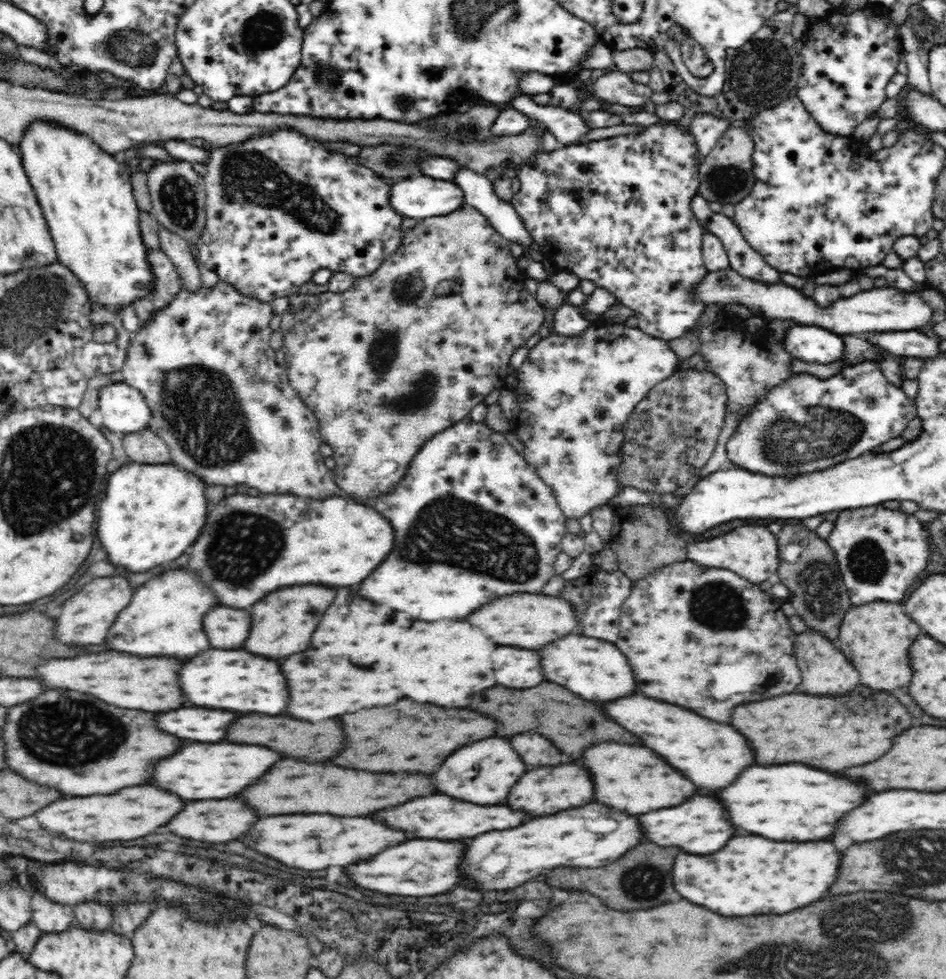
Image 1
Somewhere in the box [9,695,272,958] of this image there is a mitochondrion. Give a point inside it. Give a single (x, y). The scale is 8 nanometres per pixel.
(96, 728)

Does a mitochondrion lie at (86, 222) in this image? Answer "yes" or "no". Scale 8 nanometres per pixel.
no

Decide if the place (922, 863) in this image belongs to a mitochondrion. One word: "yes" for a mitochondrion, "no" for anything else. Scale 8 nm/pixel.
yes

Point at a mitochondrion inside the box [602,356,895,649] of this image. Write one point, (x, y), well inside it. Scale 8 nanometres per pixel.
(818, 432)

